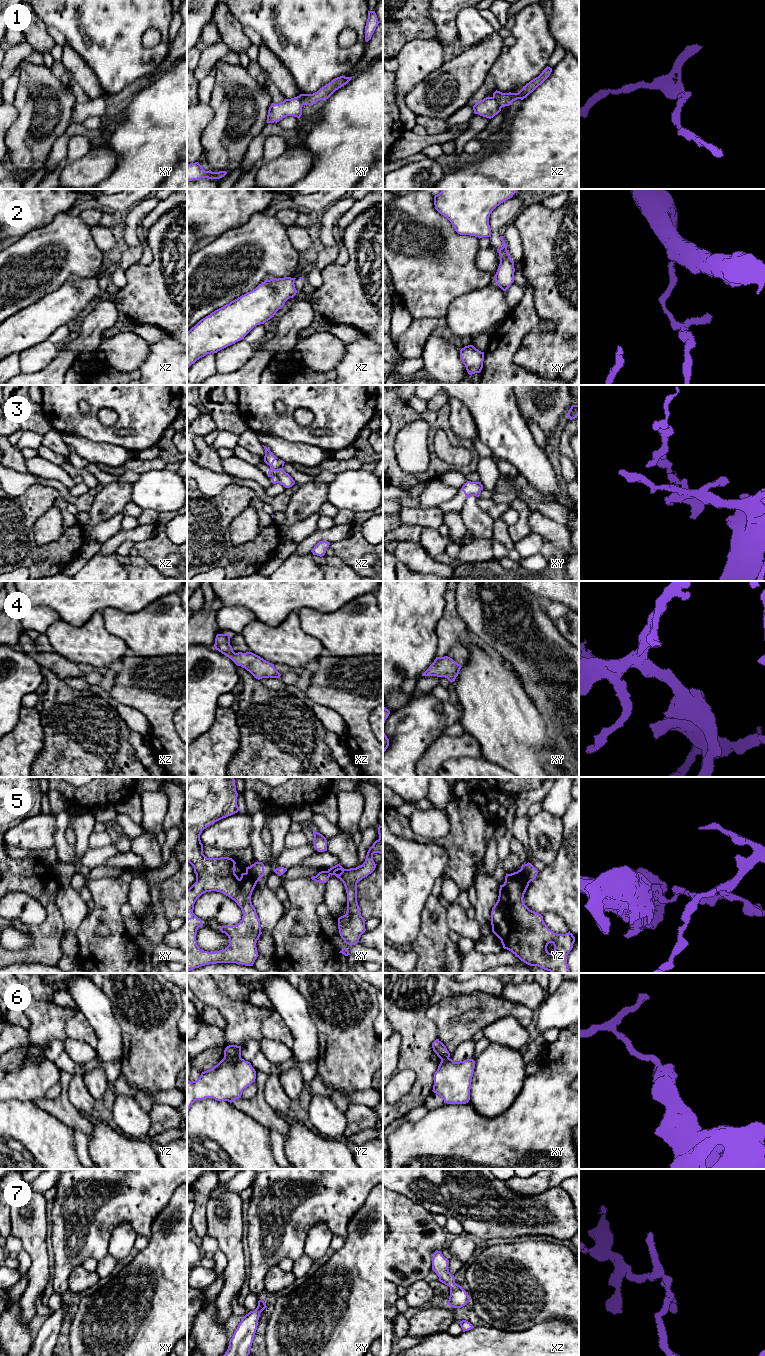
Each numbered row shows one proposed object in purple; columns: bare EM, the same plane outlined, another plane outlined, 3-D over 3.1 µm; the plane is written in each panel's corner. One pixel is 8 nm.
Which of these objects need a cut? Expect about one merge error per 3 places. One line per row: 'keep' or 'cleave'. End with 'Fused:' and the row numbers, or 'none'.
1: cleave
2: cleave
3: cleave
4: keep
5: cleave
6: cleave
7: keep
Fused: 1, 2, 3, 5, 6

